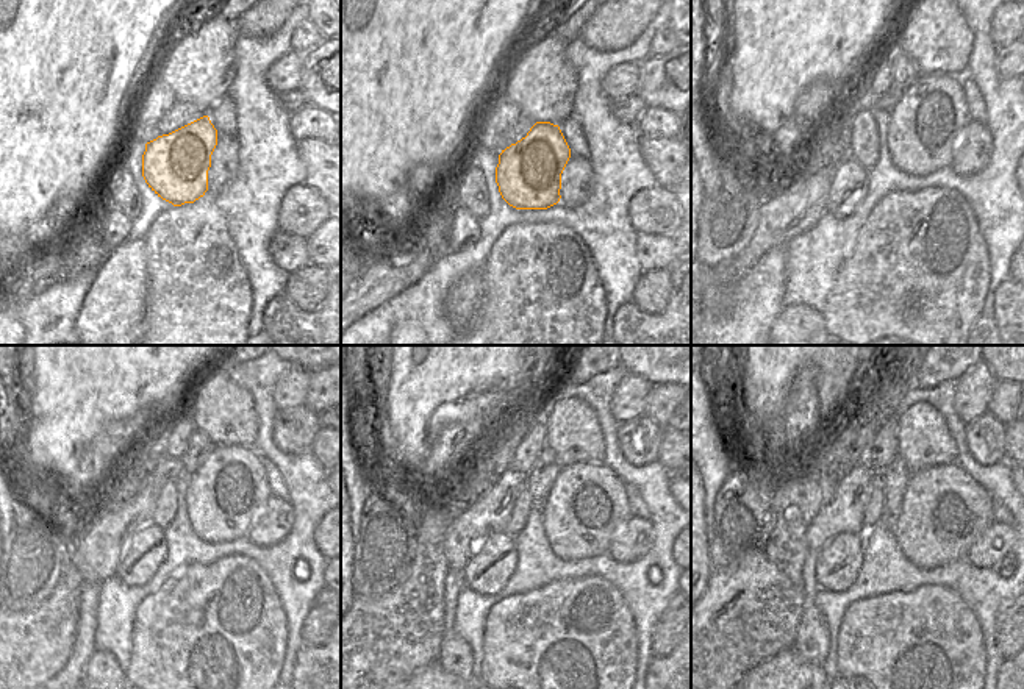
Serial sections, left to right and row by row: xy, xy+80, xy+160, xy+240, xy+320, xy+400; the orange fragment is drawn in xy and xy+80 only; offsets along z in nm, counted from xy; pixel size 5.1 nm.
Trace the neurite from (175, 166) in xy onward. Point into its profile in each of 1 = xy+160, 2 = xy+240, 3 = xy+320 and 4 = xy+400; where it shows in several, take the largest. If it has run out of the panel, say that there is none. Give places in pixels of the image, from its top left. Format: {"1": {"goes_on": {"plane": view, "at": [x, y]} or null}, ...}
{"1": {"goes_on": {"plane": "xy+160", "at": [926, 141]}}, "2": {"goes_on": {"plane": "xy+240", "at": [224, 499]}}, "3": {"goes_on": {"plane": "xy+320", "at": [587, 506]}}, "4": {"goes_on": {"plane": "xy+400", "at": [943, 511]}}}

